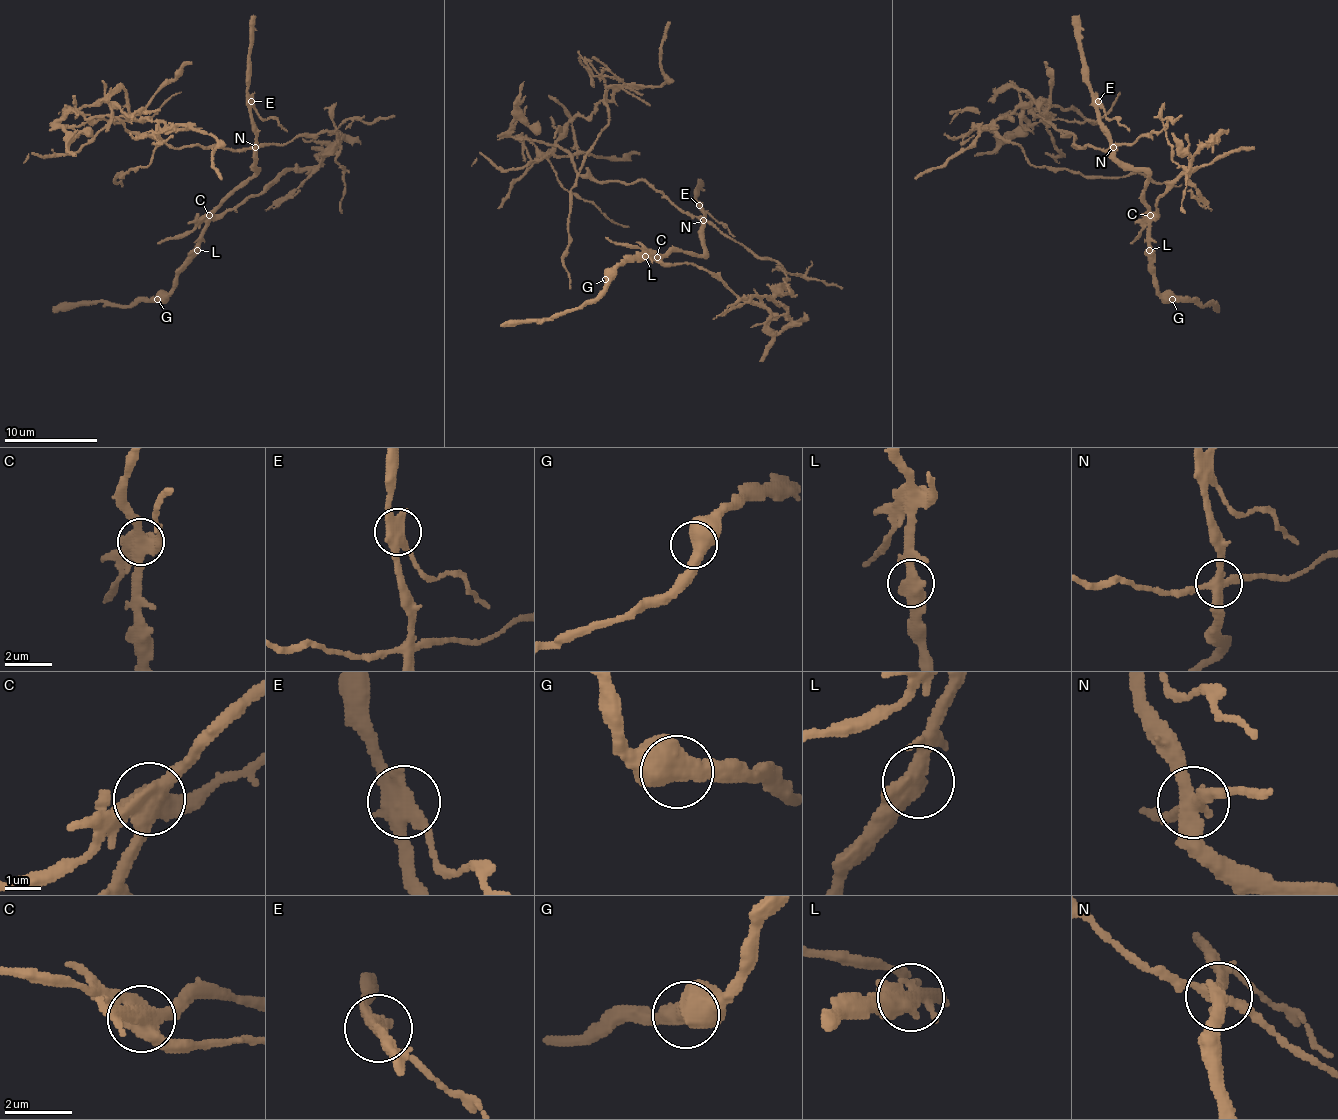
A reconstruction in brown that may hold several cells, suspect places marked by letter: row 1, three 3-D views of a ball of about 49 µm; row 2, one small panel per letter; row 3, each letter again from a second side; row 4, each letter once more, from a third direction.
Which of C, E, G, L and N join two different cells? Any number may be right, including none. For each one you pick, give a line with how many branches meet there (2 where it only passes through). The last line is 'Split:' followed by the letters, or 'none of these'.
C: 4
E: 3
N: 4
Split: C, E, N

